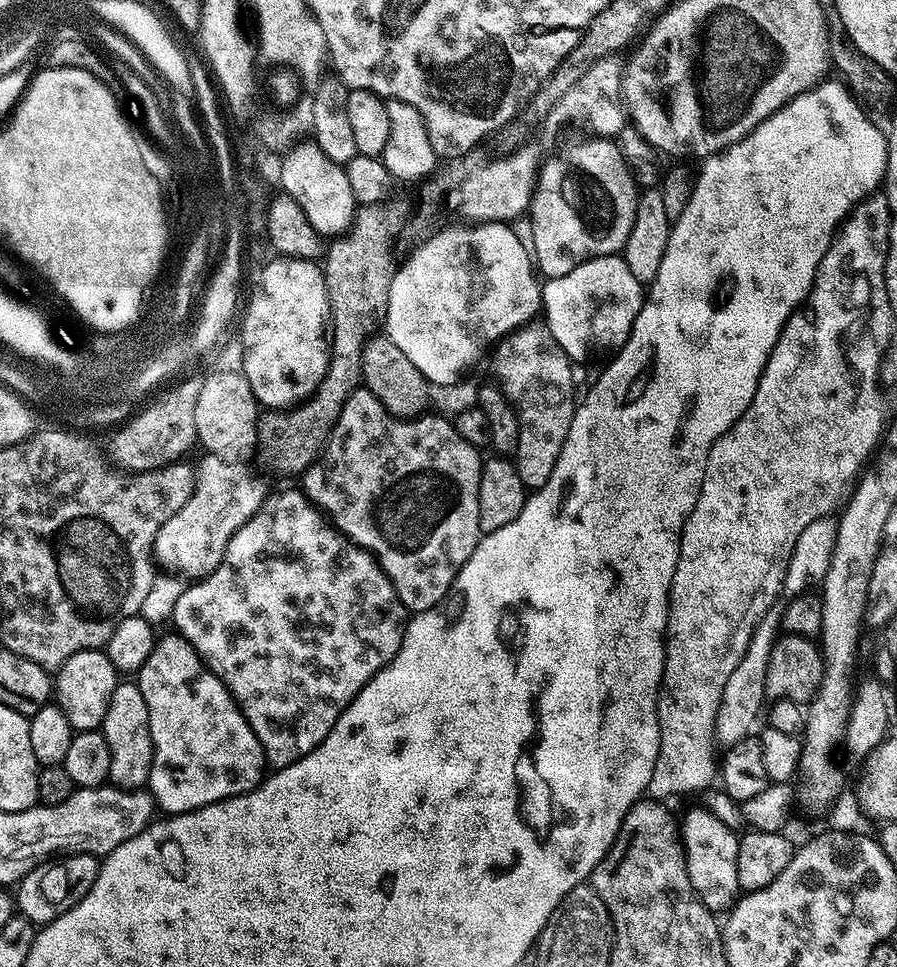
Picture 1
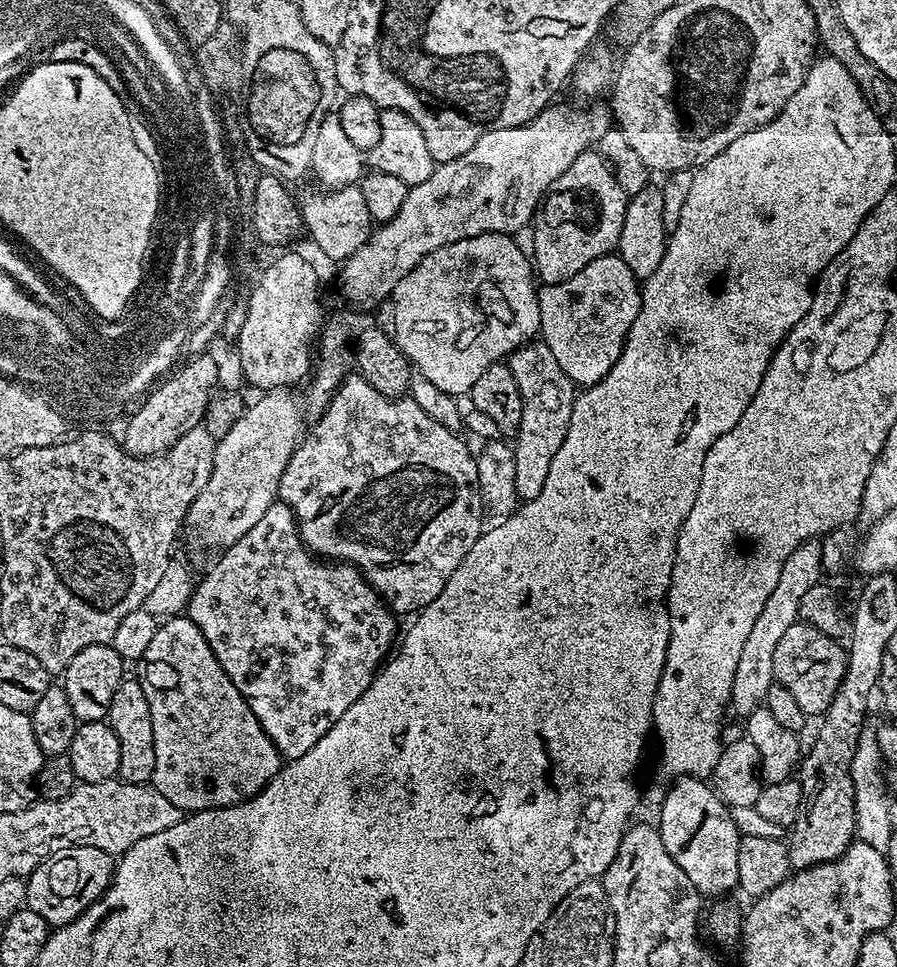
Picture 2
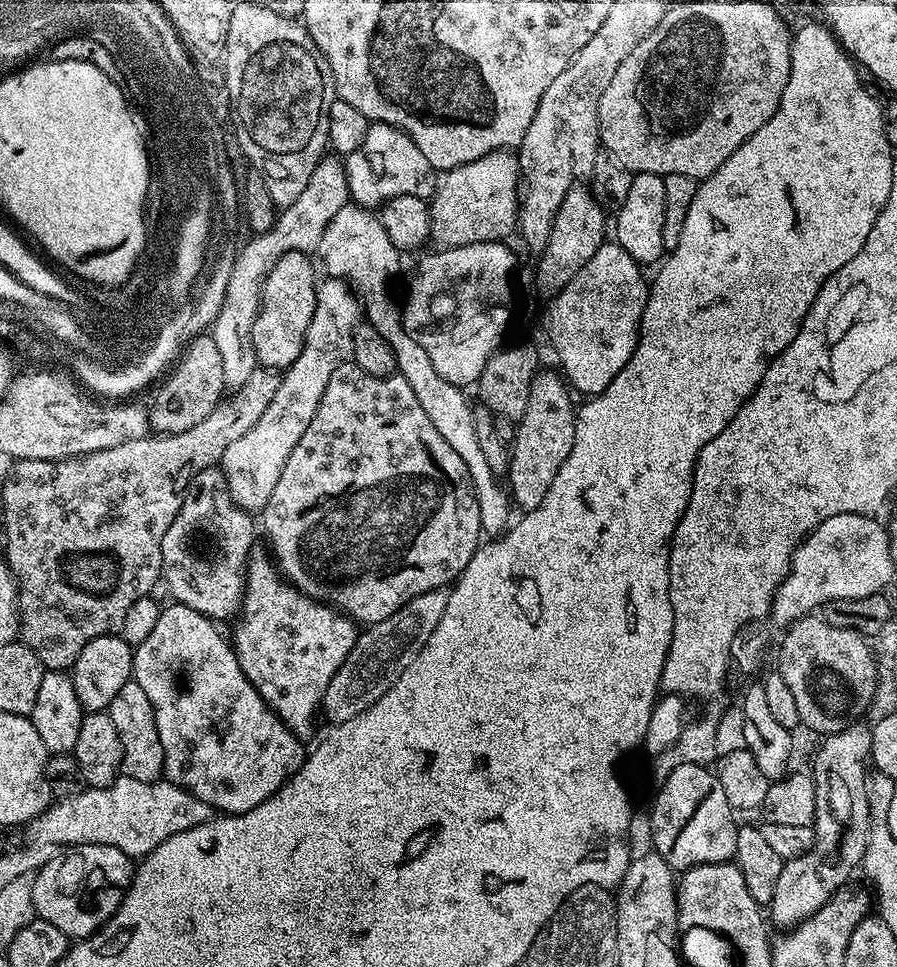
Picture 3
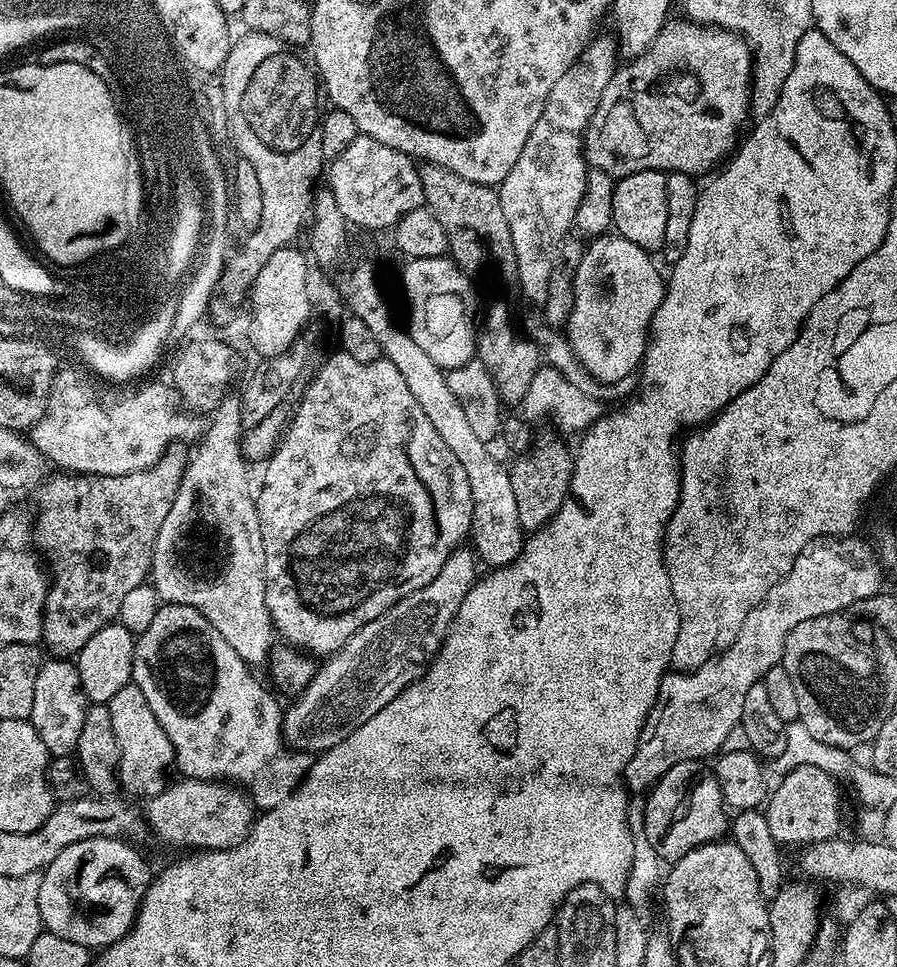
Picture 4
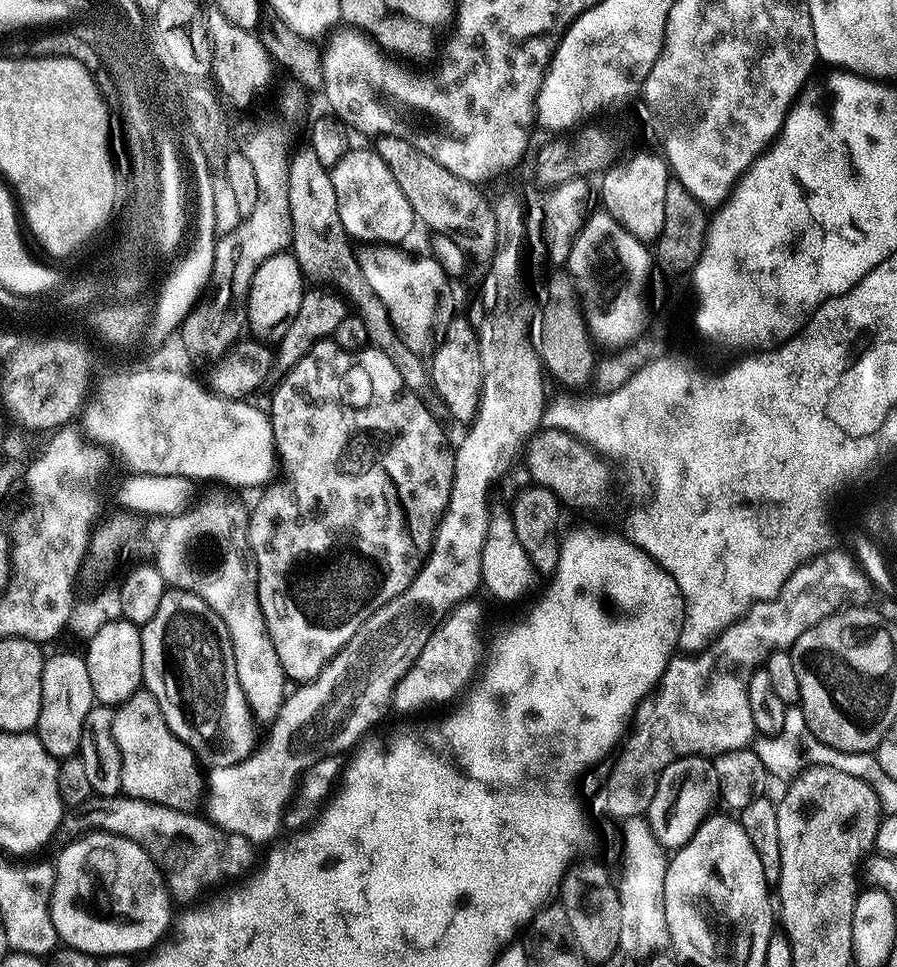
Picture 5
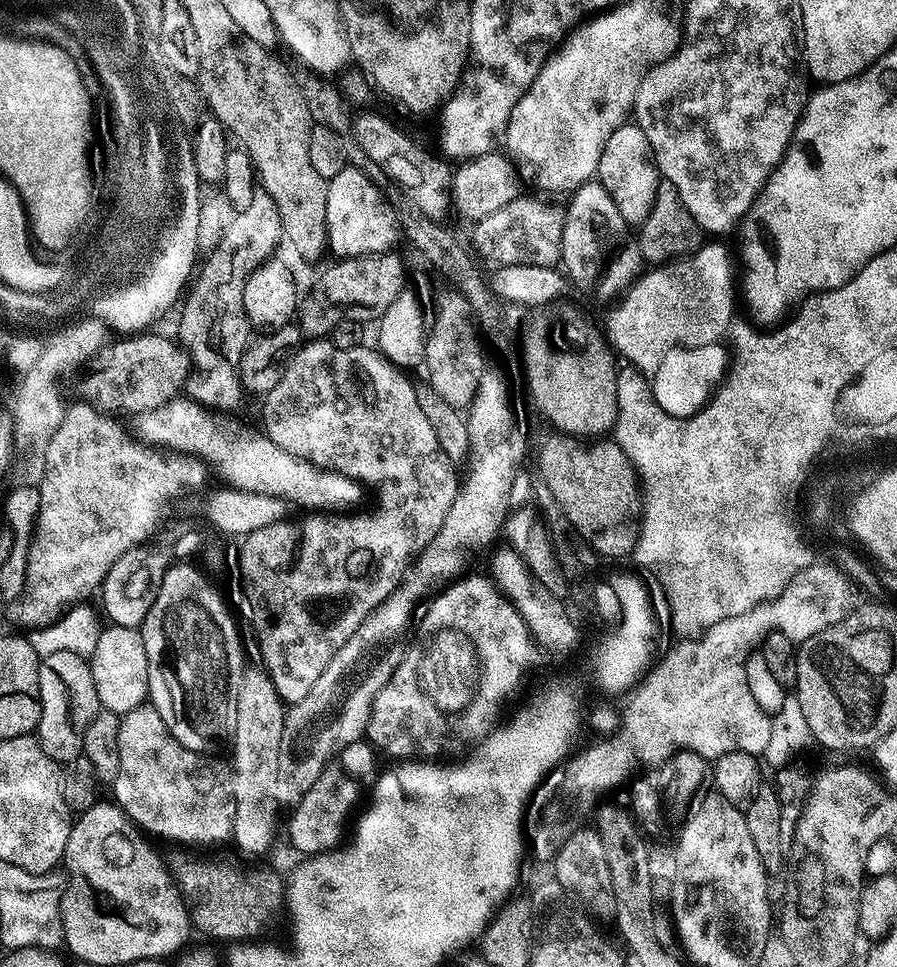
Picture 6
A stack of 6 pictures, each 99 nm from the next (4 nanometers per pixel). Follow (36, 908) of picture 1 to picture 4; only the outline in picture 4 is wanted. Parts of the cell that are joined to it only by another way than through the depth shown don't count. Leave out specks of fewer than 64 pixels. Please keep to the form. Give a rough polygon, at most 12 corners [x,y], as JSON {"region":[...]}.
{"region":[[124,838],[66,846],[40,877],[47,931],[103,950],[154,879]]}

